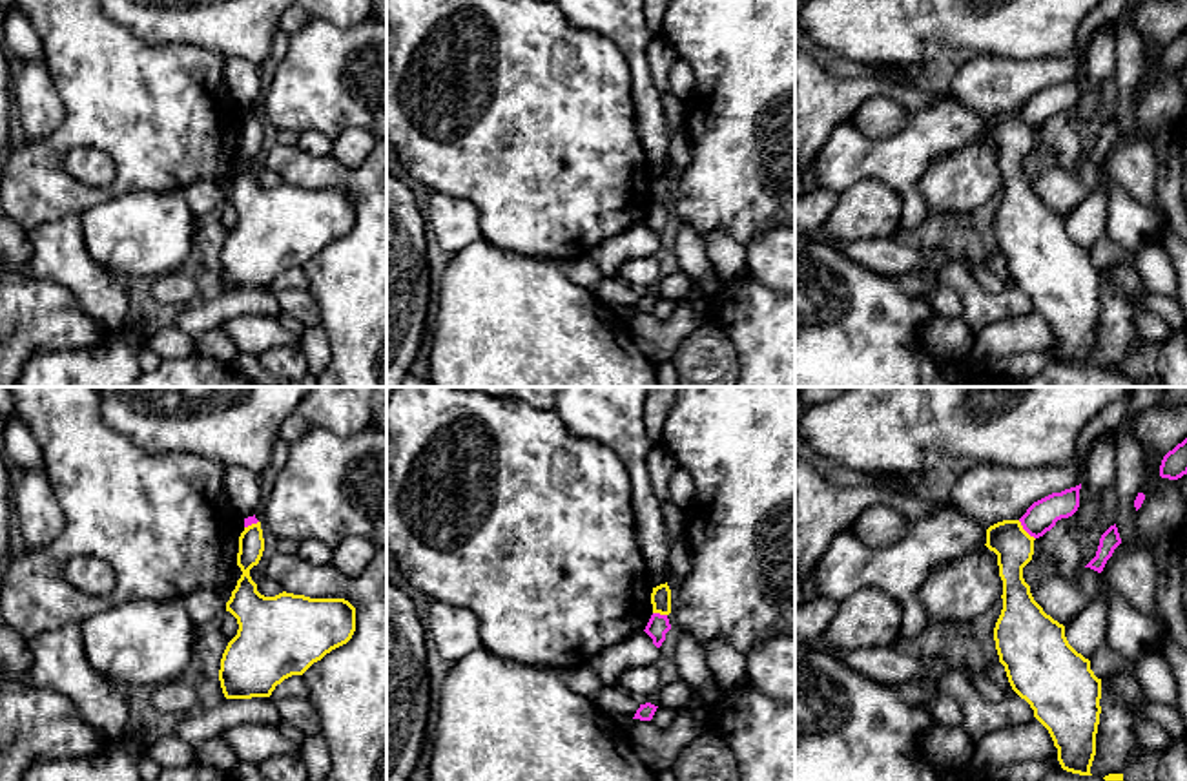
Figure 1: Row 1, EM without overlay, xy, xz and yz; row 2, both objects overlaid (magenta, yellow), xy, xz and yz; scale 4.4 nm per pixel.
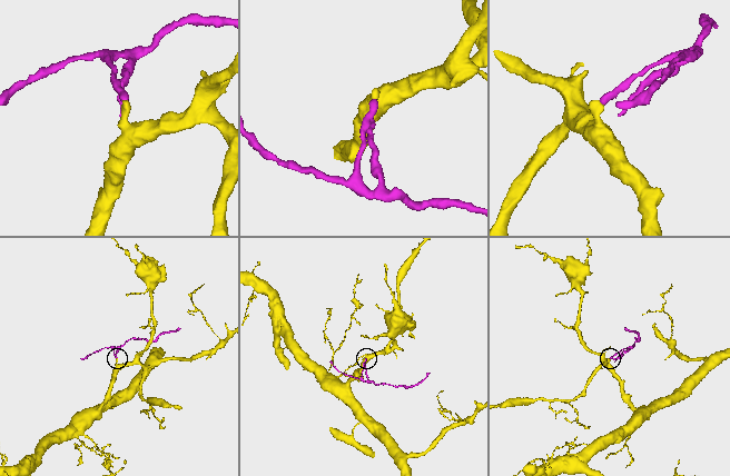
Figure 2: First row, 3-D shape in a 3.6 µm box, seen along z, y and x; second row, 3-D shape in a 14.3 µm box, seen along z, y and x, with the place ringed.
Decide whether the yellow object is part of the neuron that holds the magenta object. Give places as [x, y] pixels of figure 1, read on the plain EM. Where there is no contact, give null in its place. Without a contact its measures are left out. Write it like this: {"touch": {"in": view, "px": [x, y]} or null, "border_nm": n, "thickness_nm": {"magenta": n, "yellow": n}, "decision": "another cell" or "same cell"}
{"touch": {"in": "yz", "px": [1025, 121]}, "border_nm": 120, "thickness_nm": {"magenta": 140, "yellow": 170}, "decision": "another cell"}

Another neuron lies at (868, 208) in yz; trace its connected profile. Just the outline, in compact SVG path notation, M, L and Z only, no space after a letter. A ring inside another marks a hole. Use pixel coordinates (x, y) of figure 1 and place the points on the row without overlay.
M866 177L839 193L824 230L844 241L892 237L901 226L903 203L875 177Z

